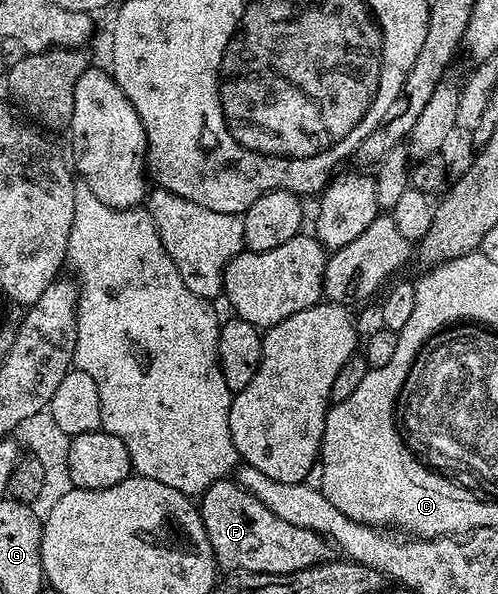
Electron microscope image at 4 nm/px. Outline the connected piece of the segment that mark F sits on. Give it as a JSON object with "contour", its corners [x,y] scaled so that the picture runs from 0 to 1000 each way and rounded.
{"contour":[[[462,803],[430,811],[404,835],[398,854],[432,944],[456,963],[578,966],[635,953],[667,938],[659,907],[620,889],[596,889],[596,882],[564,875],[564,869],[540,862],[516,835]]]}

